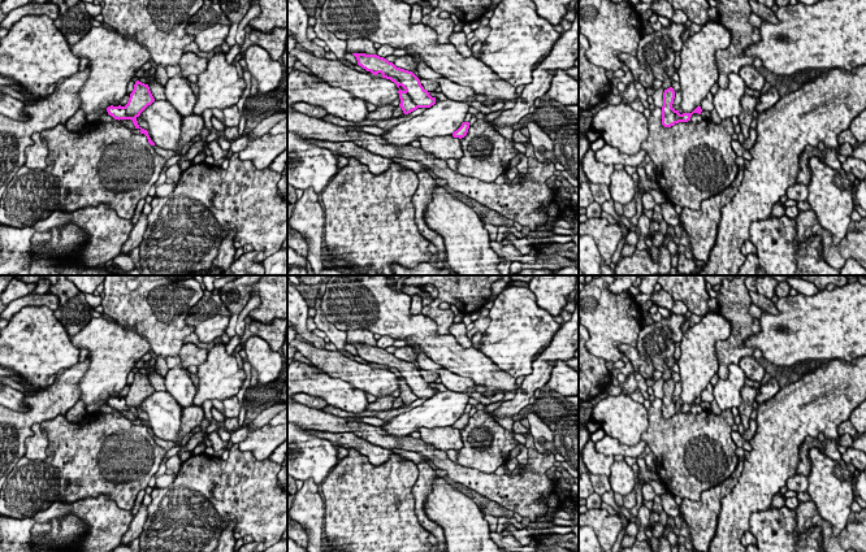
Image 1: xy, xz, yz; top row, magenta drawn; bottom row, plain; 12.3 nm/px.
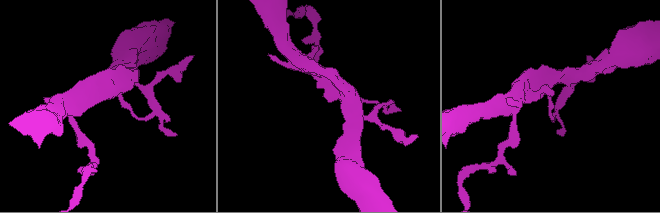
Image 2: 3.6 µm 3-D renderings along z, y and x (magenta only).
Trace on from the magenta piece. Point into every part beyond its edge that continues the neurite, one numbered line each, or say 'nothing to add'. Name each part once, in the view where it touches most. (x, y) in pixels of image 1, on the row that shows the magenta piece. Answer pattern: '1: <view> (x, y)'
nothing to add

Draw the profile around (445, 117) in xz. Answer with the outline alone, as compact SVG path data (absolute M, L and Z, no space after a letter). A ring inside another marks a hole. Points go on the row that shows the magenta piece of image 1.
M475 94L464 101L446 99L426 108L421 114L412 117L381 135L393 145L408 145L420 136L434 138L453 135L464 122L473 101L484 103L486 96Z

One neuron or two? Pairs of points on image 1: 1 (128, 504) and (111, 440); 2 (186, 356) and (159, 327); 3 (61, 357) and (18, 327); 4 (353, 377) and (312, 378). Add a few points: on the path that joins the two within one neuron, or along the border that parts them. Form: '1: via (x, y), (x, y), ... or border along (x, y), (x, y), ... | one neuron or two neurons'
1: via (128, 489), (126, 456) | one neuron
2: border along (183, 344), (177, 356) | two neurons
3: via (51, 351), (39, 348), (29, 338) | one neuron
4: border along (323, 373), (341, 378), (355, 388), (362, 390) | two neurons

